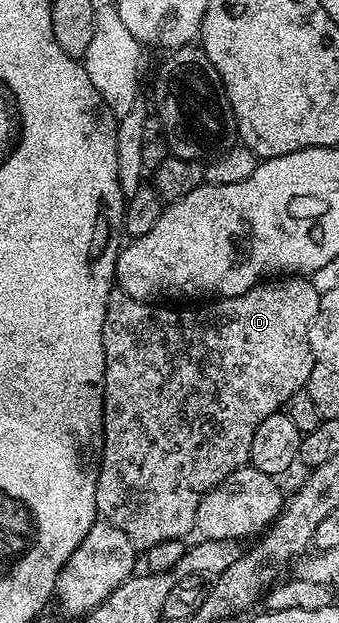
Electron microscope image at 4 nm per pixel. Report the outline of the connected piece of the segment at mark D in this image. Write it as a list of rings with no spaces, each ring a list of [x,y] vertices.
[[[302,275],[290,278],[271,278],[266,282],[254,284],[240,296],[224,296],[212,299],[204,308],[183,308],[178,312],[175,306],[160,306],[155,302],[129,298],[129,294],[113,290],[105,306],[105,326],[103,345],[105,346],[105,378],[103,379],[103,455],[99,465],[99,481],[95,495],[98,515],[106,523],[117,526],[125,538],[136,549],[146,550],[157,546],[157,542],[183,540],[192,535],[195,515],[201,498],[210,488],[220,484],[230,472],[244,467],[251,455],[253,434],[259,423],[286,405],[294,392],[304,391],[307,387],[309,370],[317,362],[309,346],[309,322],[317,314],[321,293]]]

